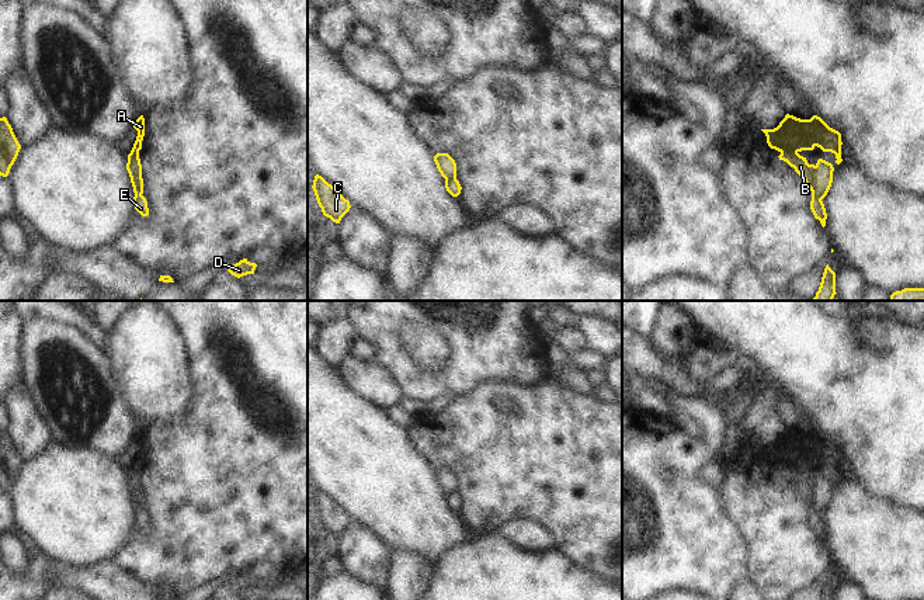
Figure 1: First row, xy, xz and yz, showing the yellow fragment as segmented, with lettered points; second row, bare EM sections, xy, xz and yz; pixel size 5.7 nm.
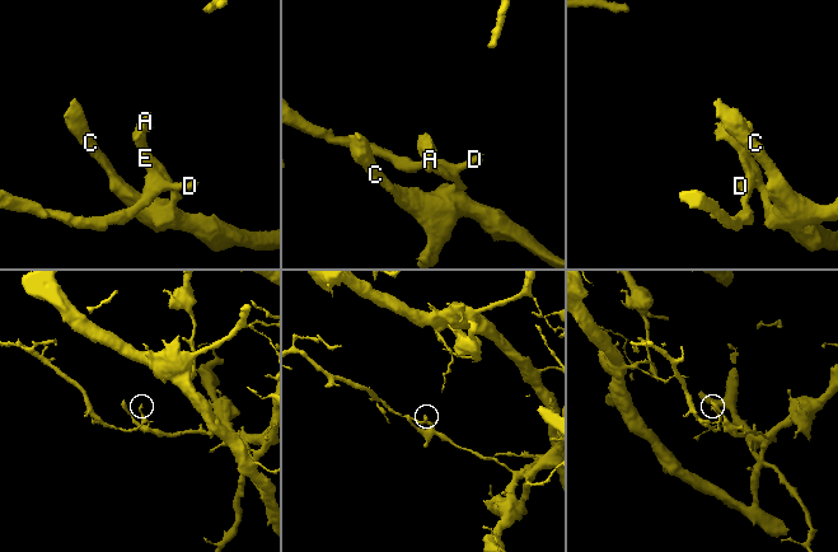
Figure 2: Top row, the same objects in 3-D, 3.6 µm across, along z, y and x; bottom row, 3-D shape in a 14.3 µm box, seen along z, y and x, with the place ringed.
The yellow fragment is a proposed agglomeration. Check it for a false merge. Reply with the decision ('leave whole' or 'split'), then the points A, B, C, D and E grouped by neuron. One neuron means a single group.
split; groups A B D E / C

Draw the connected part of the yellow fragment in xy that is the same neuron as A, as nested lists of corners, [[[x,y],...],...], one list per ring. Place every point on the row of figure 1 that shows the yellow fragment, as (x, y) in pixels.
[[[140,115],[135,121],[133,128],[138,131],[138,136],[136,136],[136,141],[133,143],[131,153],[128,155],[126,170],[129,173],[131,183],[132,183],[133,193],[135,193],[135,197],[133,197],[135,209],[142,216],[147,216],[149,215],[147,201],[142,195],[142,190],[140,190],[142,164],[140,164],[140,159],[139,159],[139,150],[142,149],[142,141],[145,136],[145,118],[143,118],[143,115]]]

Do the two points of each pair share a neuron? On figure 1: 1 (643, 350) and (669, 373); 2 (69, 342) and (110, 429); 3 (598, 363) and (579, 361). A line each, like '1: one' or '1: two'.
1: one
2: one
3: one

